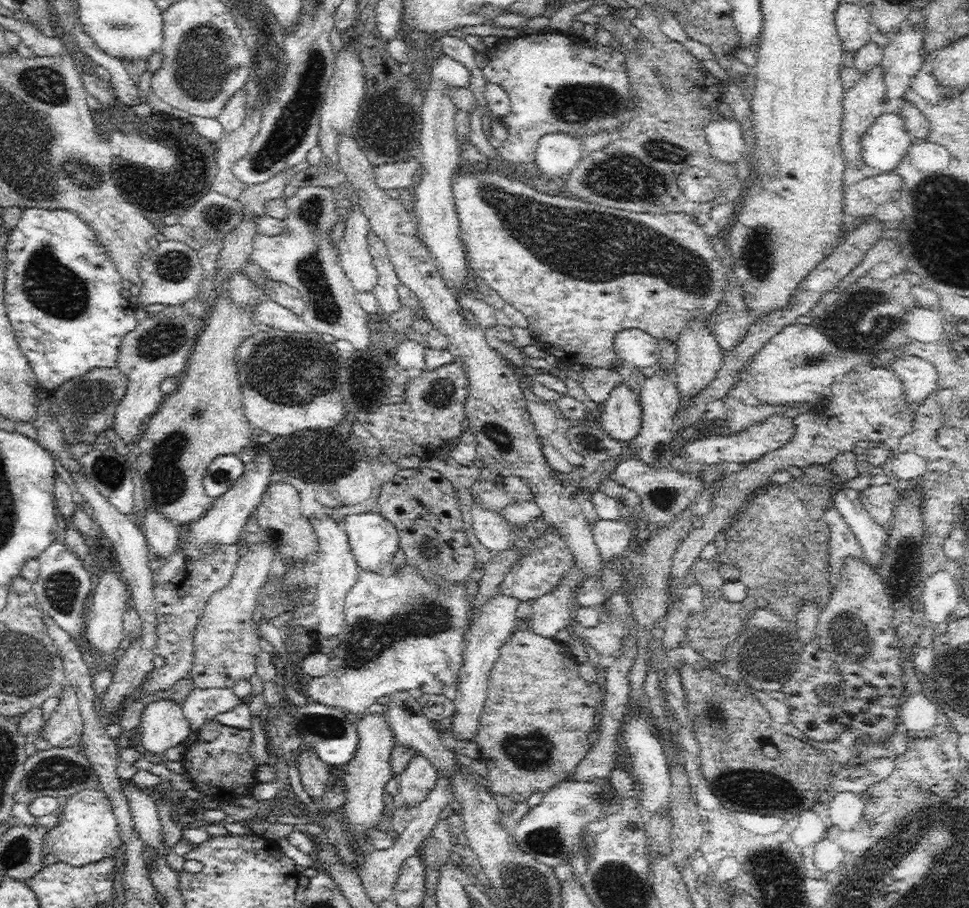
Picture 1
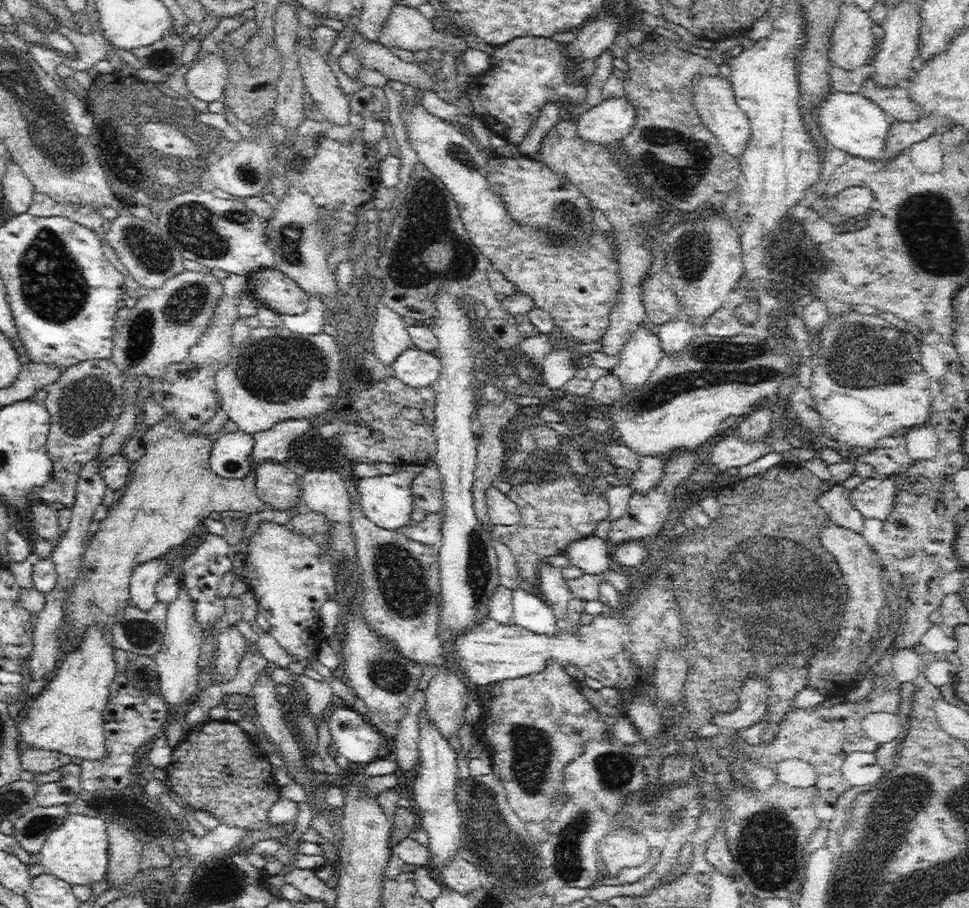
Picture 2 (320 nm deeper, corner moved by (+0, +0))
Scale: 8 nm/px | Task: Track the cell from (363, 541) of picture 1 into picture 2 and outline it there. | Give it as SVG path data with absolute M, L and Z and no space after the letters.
M402 466L400 472L386 474L386 476L372 476L362 478L359 482L359 498L363 514L378 527L386 530L397 531L411 522L413 511L413 495L411 484L419 474L422 466Z

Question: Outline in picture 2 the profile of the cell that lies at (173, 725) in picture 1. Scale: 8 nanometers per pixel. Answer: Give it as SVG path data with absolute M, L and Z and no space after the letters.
M180 576L177 600L165 607L163 642L160 650L153 657L157 664L158 675L160 675L158 685L160 685L161 696L165 702L174 705L186 704L197 693L200 644L205 634L195 618L194 606L188 595L188 589L181 580Z

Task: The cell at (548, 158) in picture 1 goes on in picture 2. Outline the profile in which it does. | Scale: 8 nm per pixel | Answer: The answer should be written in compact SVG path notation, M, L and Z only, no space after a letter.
M612 97L591 107L576 118L582 141L610 145L624 139L634 127L636 107L624 97Z

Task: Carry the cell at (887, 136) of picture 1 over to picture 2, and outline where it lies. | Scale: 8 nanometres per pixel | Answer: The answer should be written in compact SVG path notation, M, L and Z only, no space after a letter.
M830 91L815 108L813 115L830 147L839 148L863 159L885 158L885 142L890 132L891 120L872 99L866 98L860 92L850 94Z

